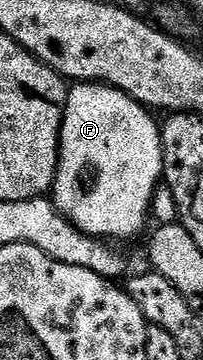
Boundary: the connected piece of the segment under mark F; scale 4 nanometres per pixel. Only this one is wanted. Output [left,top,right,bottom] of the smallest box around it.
[52,83,166,242]

